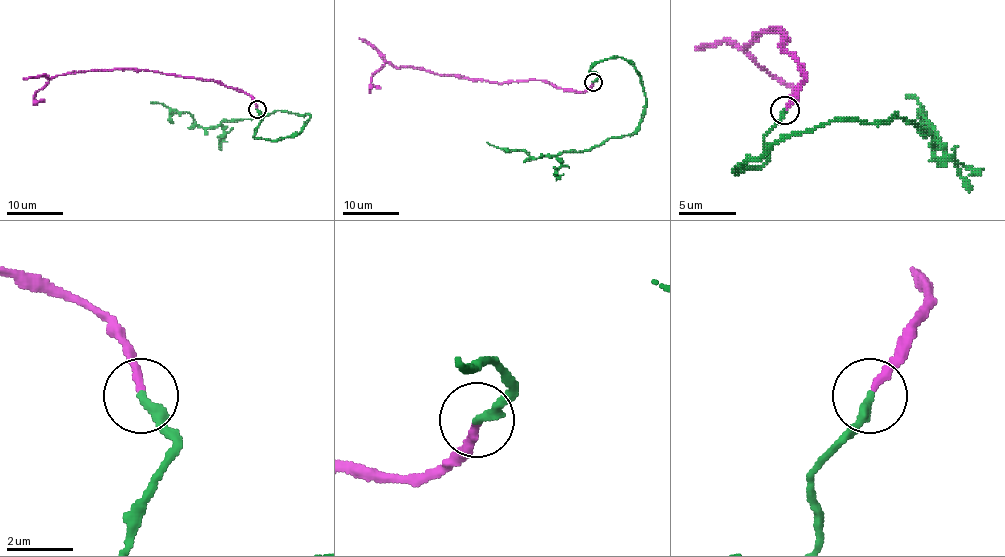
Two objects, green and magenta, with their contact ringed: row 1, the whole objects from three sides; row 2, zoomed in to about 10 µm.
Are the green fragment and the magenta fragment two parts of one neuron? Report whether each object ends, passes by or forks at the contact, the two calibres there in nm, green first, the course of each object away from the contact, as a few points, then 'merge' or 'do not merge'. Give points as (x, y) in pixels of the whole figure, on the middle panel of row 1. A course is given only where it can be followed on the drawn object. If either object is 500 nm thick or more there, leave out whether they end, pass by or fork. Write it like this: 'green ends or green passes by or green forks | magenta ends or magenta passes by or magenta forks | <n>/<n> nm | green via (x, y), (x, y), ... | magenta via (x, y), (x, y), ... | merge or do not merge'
green ends | magenta ends | 320/240 nm | green via (593, 81), (597, 63), (628, 61), (645, 98), (643, 121), (631, 134), (532, 158), (487, 142) | magenta via (593, 83), (584, 91), (563, 90), (540, 80), (502, 83), (387, 63), (372, 77), (370, 84), (380, 88) | merge

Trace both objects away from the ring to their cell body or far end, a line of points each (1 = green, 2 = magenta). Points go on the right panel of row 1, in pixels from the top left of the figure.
1: (784, 109), (764, 138), (767, 161), (738, 172), (818, 126), (881, 123), (895, 112), (935, 146), (906, 95)
2: (786, 109), (804, 81), (801, 66), (781, 49), (778, 29), (758, 35), (747, 46), (798, 89)

